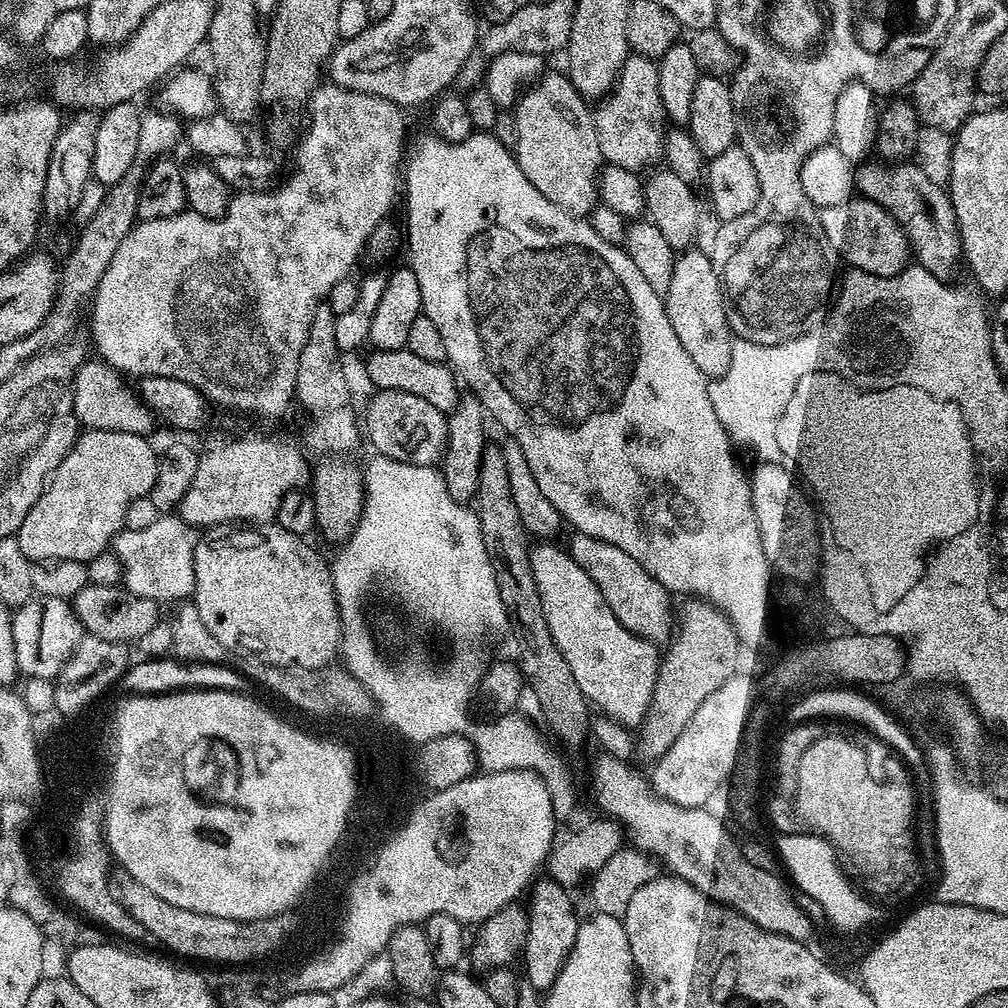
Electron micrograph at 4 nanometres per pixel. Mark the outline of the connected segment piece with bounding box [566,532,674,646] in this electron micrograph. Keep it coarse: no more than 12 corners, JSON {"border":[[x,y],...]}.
{"border":[[576,532],[566,544],[614,618],[650,643],[674,604],[626,550]]}

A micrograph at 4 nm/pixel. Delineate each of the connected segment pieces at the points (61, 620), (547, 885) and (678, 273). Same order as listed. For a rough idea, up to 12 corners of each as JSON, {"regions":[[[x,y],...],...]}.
{"regions":[[[62,598],[12,612],[17,669],[55,681],[86,633]],[[531,885],[523,979],[554,986],[578,934],[569,889]],[[707,251],[677,255],[662,299],[694,366],[730,370],[734,337]]]}

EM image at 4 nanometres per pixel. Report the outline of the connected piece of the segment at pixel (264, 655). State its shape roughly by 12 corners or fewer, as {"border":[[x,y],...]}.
{"border":[[280,525],[197,539],[206,630],[280,668],[340,651],[332,569]]}

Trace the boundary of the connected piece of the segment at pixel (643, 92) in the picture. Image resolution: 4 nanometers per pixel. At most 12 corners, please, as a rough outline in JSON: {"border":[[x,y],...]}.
{"border":[[630,54],[595,105],[607,163],[661,159],[666,117],[656,61]]}

